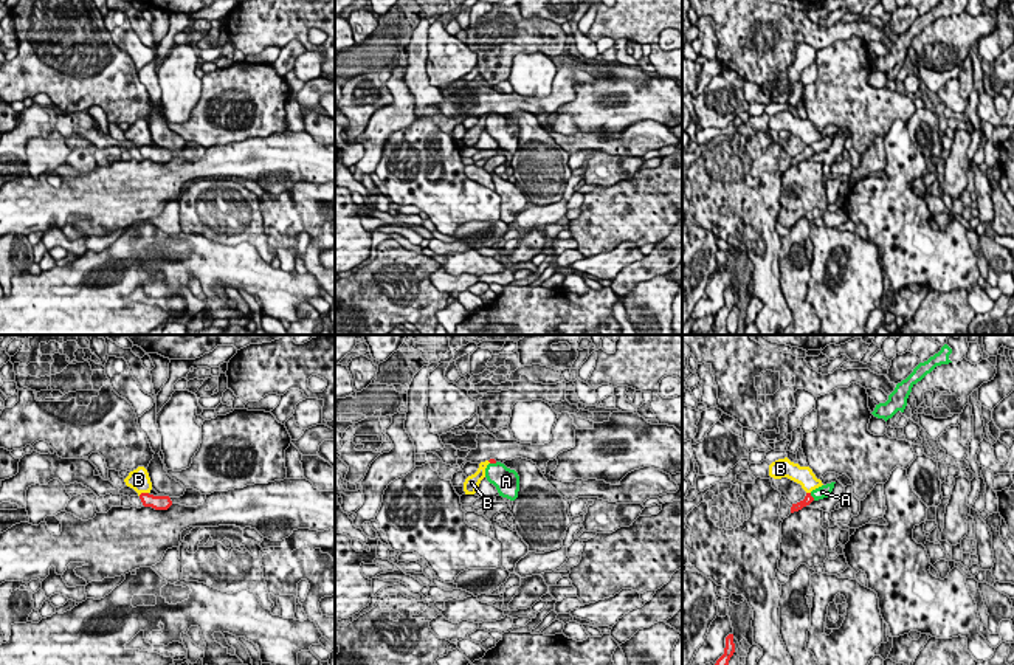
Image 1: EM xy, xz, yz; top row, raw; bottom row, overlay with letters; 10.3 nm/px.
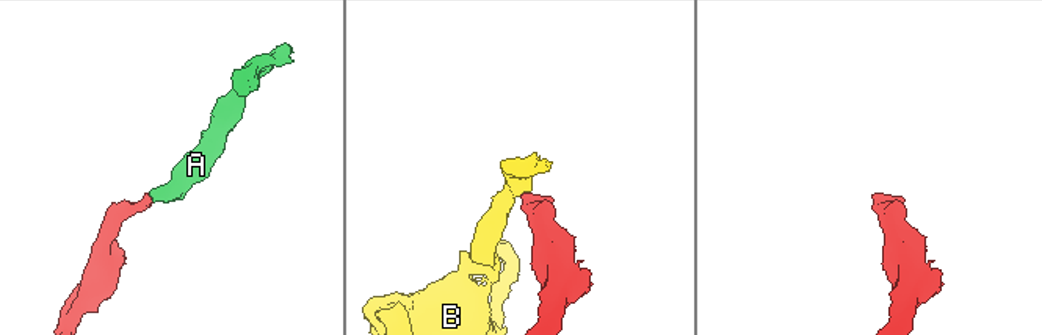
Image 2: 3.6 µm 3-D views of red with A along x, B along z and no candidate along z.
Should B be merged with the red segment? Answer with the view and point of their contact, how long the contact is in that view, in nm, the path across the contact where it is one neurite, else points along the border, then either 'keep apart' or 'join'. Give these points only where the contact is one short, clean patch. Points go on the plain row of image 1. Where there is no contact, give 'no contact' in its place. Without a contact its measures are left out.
xy (143, 146) | 120 nm | along xy (148, 144), (138, 148) | keep apart

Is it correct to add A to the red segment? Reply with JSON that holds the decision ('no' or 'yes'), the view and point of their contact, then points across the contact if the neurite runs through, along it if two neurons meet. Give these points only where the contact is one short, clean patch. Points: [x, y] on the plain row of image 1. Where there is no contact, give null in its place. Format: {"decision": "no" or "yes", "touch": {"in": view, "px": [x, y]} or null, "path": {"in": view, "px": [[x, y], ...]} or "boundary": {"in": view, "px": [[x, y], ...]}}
{"decision": "yes", "touch": {"in": "yz", "px": [811, 149]}, "path": {"in": "yz", "px": [[808, 151], [811, 149], [822, 144]]}}

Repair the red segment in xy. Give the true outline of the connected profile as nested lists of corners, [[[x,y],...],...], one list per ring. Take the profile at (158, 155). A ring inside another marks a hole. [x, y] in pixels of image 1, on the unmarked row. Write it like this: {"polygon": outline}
{"polygon": [[[141,146],[140,152],[144,160],[152,160],[155,163],[167,163],[172,158],[172,153],[169,149],[153,149],[149,146]]]}

